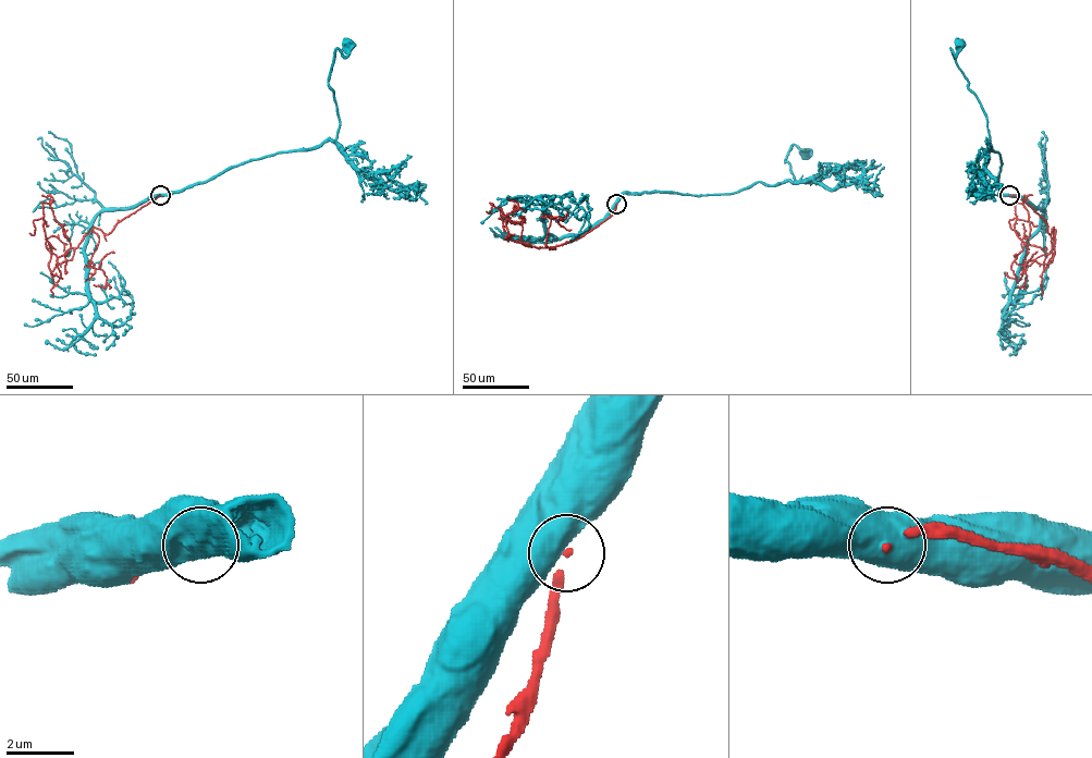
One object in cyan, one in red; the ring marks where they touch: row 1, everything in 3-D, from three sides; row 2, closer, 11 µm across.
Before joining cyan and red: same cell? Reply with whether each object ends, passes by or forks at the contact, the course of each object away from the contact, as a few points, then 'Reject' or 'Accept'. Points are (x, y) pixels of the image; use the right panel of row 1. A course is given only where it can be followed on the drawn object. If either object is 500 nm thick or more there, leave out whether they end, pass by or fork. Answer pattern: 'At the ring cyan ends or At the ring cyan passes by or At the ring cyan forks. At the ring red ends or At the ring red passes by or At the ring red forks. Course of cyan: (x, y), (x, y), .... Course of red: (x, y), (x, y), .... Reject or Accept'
Course of cyan: (1009, 196), (1000, 194), (1000, 155), (988, 148), (986, 115), (951, 49), (956, 56), (960, 44). Course of red: (1009, 196), (1053, 228), (1043, 271), (1046, 253), (1016, 233), (1016, 203), (1028, 211), (1027, 239), (1022, 223). Reject

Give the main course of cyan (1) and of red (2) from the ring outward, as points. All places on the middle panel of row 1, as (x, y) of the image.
1: (616, 204), (624, 193), (718, 195), (758, 182), (794, 183), (786, 157), (793, 145), (806, 154)
2: (616, 204), (611, 216), (581, 236), (549, 247), (507, 241), (500, 208), (514, 223), (524, 221), (522, 216)

